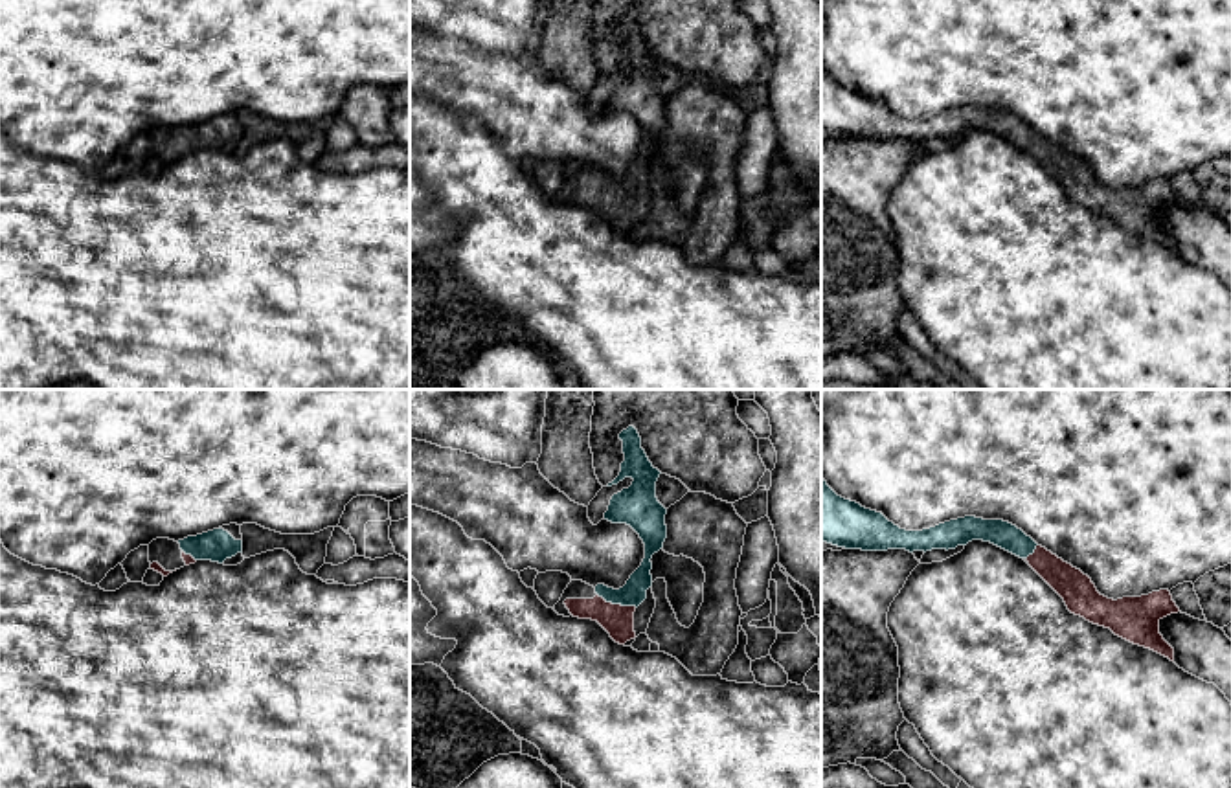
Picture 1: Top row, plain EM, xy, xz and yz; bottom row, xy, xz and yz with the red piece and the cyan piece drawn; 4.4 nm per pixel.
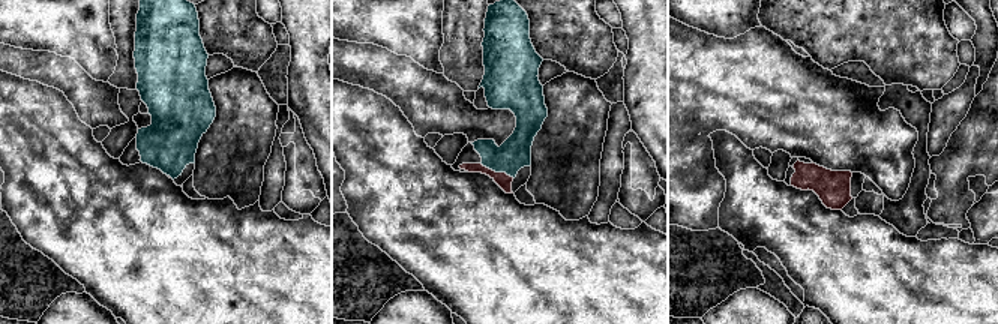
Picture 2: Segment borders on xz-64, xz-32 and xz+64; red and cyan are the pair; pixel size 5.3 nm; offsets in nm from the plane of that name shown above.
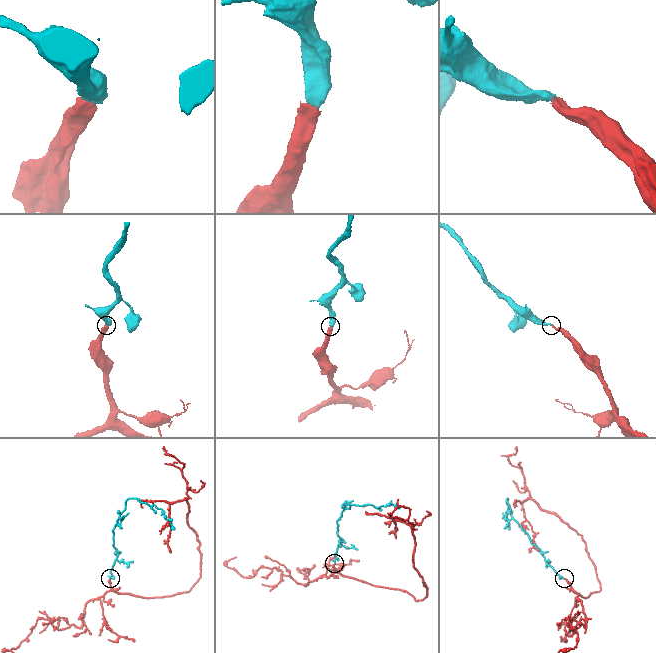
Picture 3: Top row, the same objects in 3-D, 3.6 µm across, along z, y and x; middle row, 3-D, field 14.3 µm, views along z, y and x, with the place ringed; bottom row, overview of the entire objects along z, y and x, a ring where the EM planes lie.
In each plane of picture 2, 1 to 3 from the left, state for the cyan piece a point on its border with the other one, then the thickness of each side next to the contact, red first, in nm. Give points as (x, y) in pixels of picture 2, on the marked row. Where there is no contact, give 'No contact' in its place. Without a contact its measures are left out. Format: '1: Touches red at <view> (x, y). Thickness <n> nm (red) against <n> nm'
1: No contact
2: Touches red at xz-32 (497, 173). Thickness 80 nm (red) against 170 nm
3: No contact

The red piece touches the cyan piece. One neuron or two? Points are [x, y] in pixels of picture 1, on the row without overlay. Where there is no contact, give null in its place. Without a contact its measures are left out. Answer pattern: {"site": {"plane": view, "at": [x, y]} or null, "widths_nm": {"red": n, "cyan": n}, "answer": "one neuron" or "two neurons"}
{"site": {"plane": "xz", "at": [618, 193]}, "widths_nm": {"red": 140, "cyan": 110}, "answer": "one neuron"}

